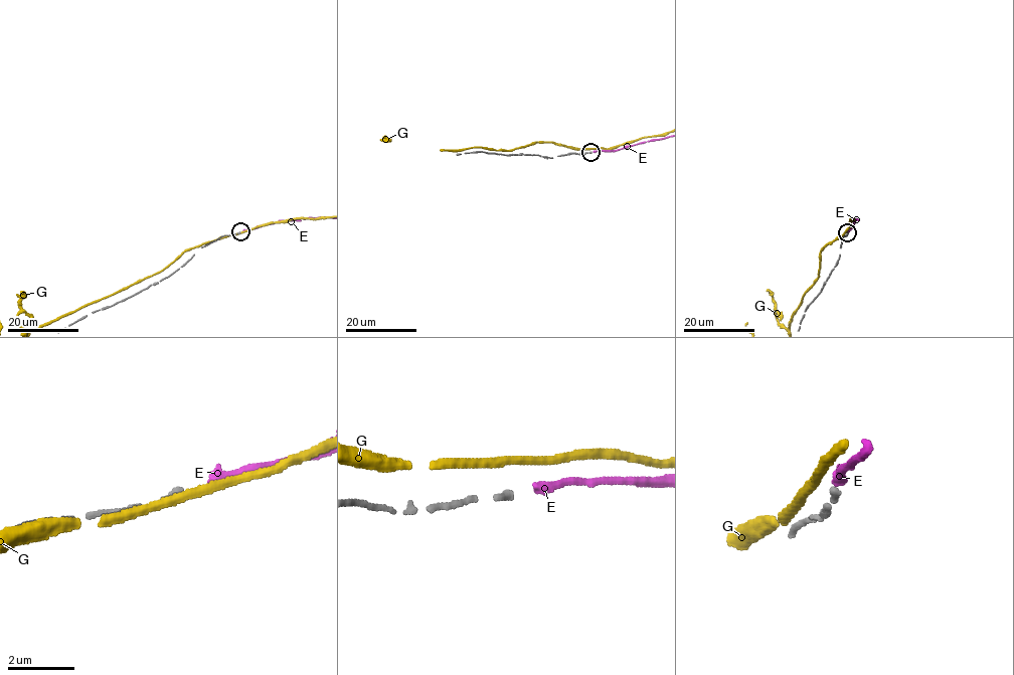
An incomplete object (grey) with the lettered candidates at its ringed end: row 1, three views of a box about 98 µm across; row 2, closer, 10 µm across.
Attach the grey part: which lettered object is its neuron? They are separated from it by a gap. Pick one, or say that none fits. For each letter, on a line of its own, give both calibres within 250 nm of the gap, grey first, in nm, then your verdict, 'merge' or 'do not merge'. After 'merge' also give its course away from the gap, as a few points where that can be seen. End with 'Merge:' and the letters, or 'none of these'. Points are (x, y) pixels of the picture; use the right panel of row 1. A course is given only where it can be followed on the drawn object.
E: calibres 180 and 280 nm; merge
G: calibres 180 and 280 nm; do not merge
Merge: E

